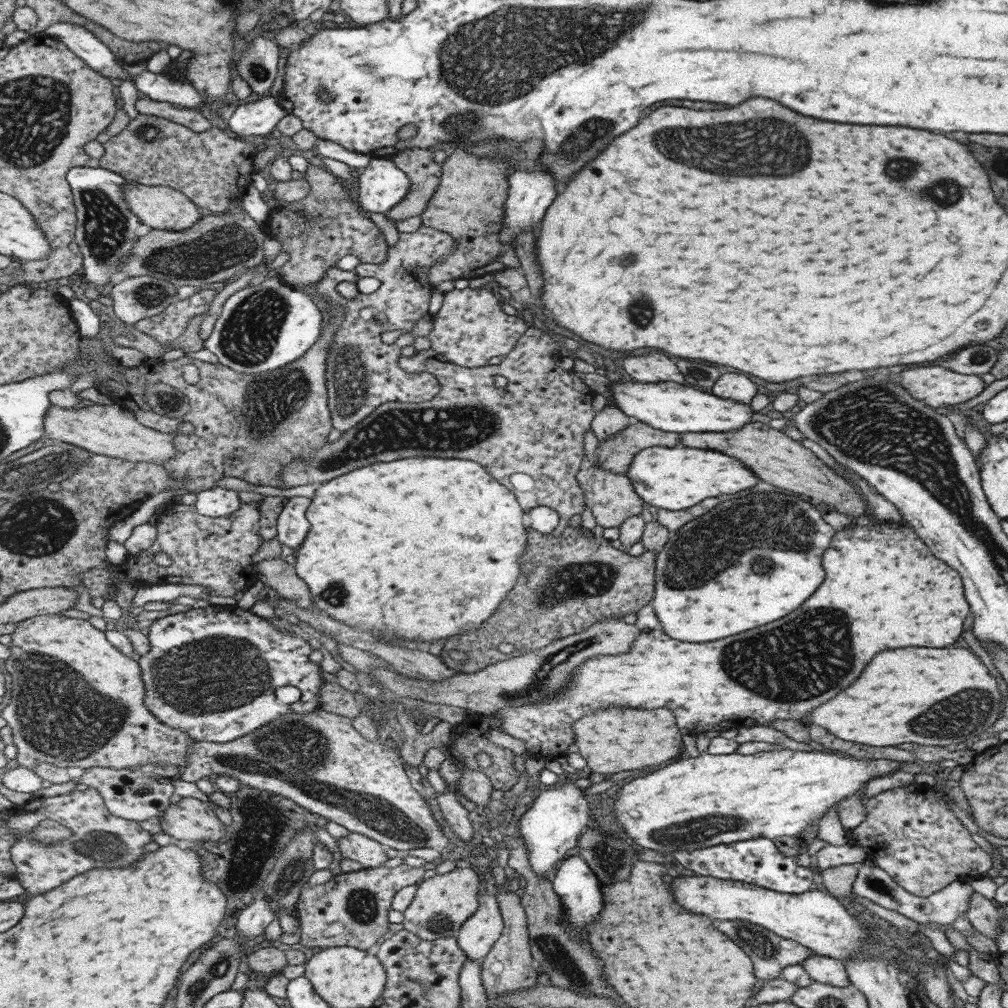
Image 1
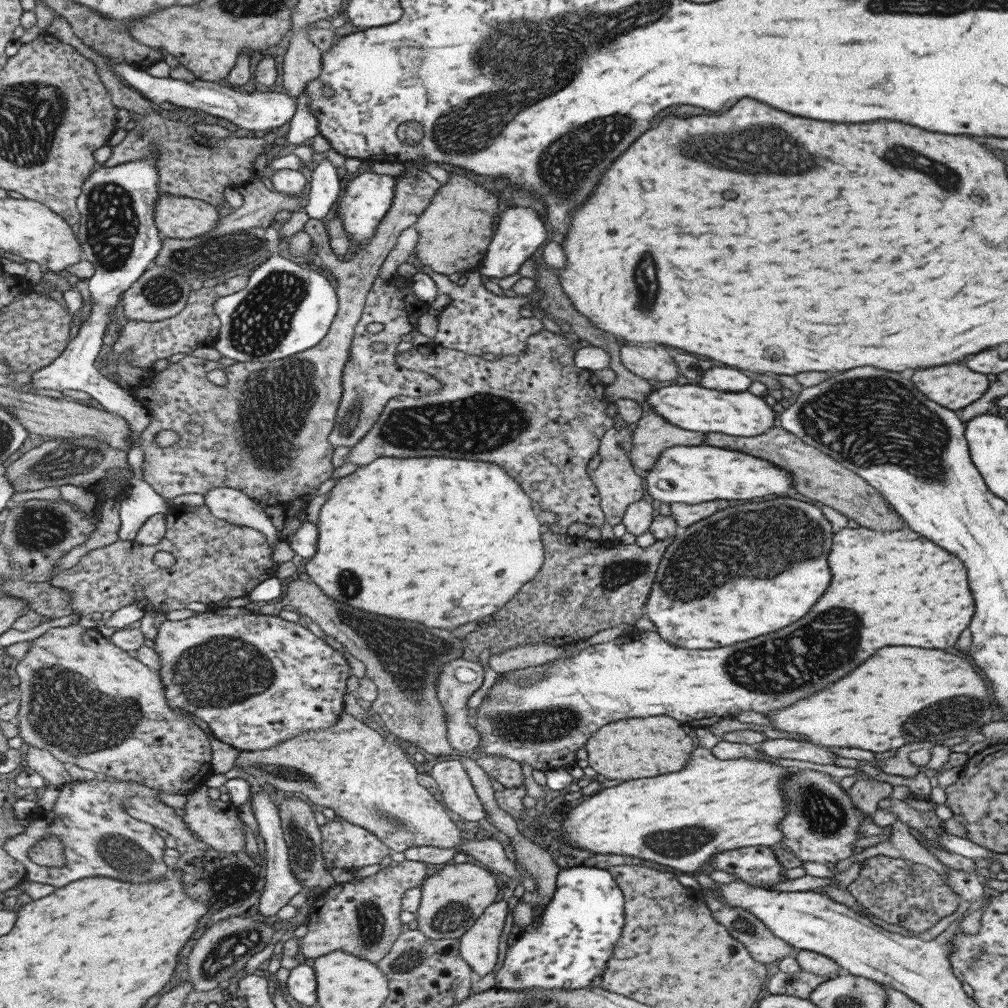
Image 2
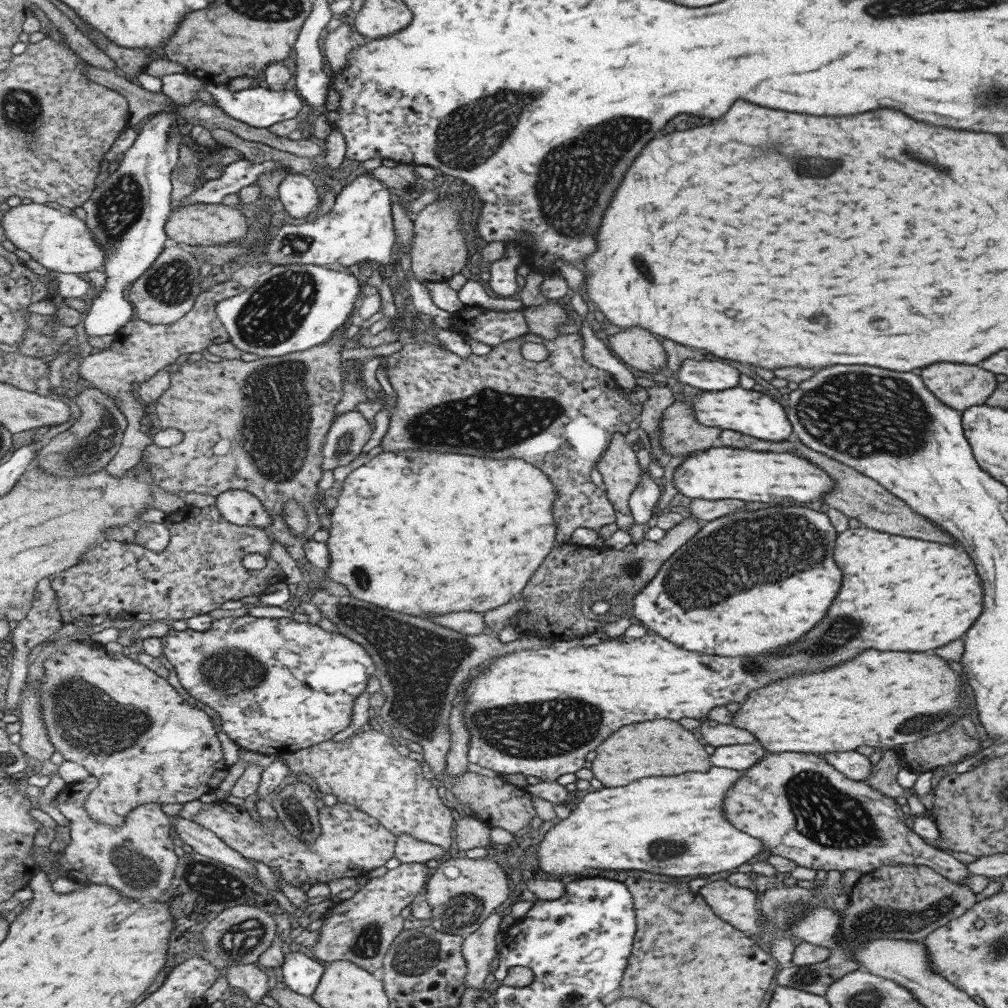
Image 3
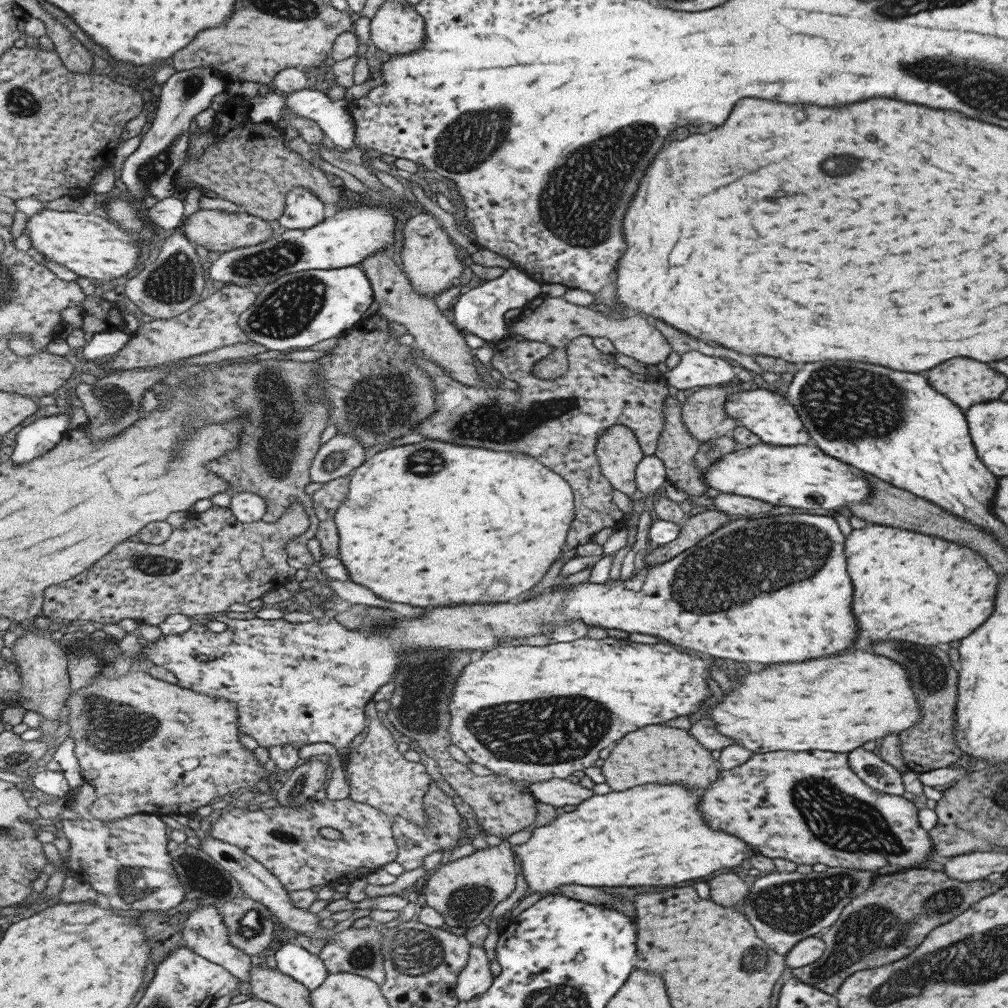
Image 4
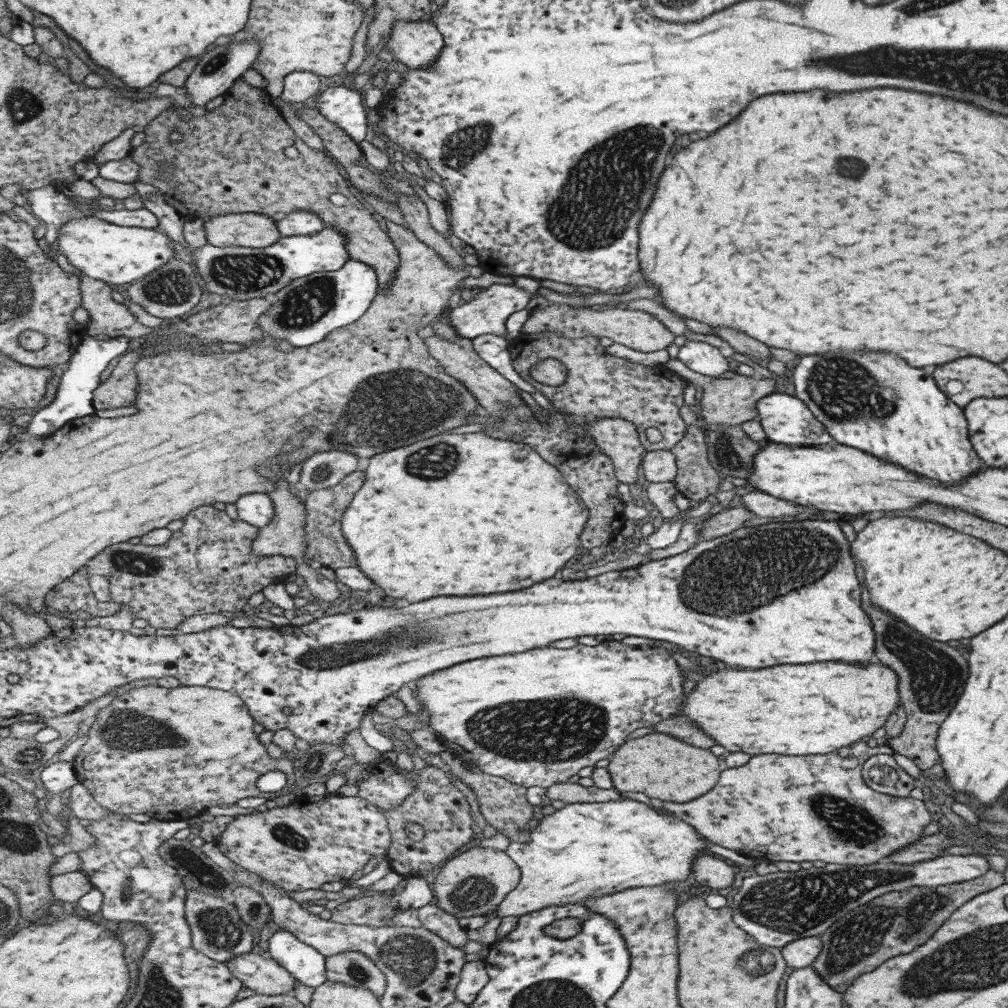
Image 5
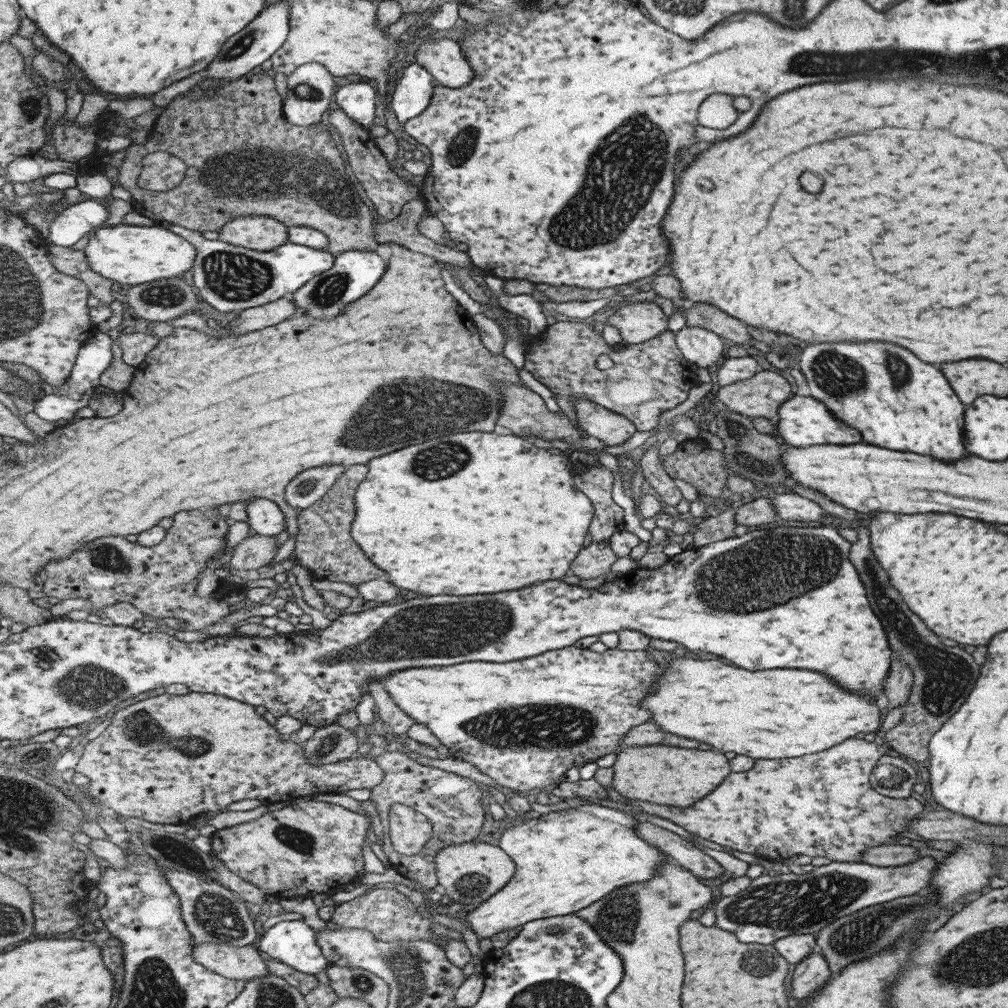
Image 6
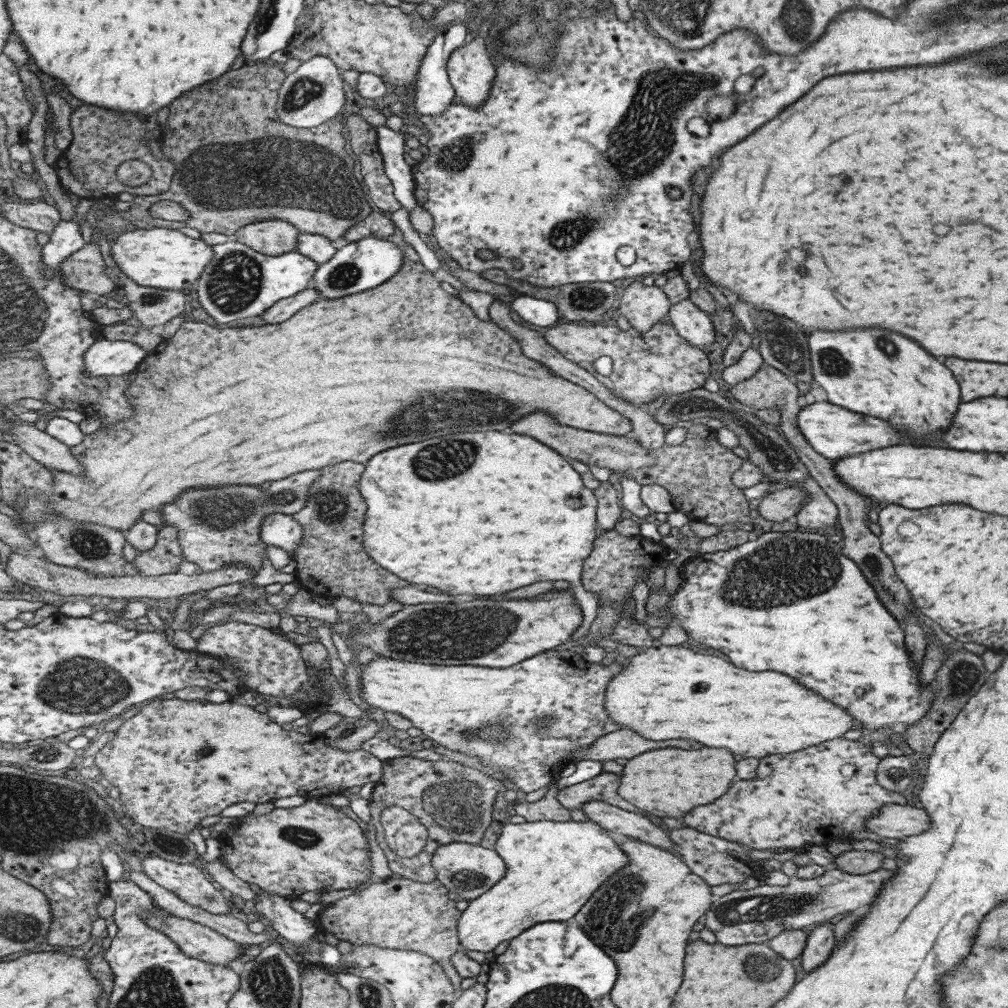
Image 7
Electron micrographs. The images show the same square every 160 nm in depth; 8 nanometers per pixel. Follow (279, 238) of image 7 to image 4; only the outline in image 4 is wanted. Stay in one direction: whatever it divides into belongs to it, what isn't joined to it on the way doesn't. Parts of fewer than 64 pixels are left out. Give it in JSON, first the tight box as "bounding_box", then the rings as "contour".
{"bounding_box":[182,209,273,254],"contour":[[[199,209],[186,218],[182,229],[185,236],[193,241],[193,244],[201,245],[208,251],[217,251],[217,254],[227,253],[237,248],[255,246],[268,241],[273,236],[273,226],[269,224],[269,220],[244,211],[234,213],[217,209]]]}

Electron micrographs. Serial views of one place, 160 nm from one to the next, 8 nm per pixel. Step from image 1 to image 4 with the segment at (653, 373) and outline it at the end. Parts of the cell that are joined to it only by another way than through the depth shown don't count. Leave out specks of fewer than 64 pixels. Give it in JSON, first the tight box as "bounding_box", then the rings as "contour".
{"bounding_box":[509,294,671,380],"contour":[[[544,294],[537,295],[532,301],[521,307],[521,314],[517,322],[509,325],[510,334],[522,336],[524,339],[547,343],[553,346],[545,358],[534,363],[531,374],[541,380],[555,380],[560,378],[567,371],[567,358],[565,345],[577,336],[603,336],[615,348],[615,352],[625,354],[634,358],[643,365],[664,362],[671,352],[669,344],[662,337],[662,334],[653,326],[649,325],[643,318],[633,314],[631,317],[613,318],[607,314],[605,308],[590,310],[587,306],[569,304],[561,297],[548,297]]]}

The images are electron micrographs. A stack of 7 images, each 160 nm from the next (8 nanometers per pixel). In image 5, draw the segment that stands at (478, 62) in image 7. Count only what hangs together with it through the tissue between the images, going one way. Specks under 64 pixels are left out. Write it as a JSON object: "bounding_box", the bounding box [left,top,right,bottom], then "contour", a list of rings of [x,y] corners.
{"bounding_box":[388,21,443,69],"contour":[[[395,21],[388,48],[393,57],[411,69],[424,69],[443,48],[443,39],[428,21]]]}

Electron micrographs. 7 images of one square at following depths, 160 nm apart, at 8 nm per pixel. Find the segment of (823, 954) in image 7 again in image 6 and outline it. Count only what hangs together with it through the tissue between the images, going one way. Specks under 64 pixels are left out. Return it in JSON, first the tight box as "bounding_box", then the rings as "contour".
{"bounding_box":[789,948,830,1003],"contour":[[[815,948],[800,960],[791,972],[789,996],[798,1003],[810,998],[830,979],[830,972],[824,955]]]}

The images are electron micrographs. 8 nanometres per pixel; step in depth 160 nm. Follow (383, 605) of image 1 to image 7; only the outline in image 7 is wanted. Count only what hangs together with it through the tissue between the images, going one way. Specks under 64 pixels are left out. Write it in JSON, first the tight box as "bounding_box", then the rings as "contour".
{"bounding_box":[360,432,600,639],"contour":[[[465,432],[465,434],[446,434],[439,438],[429,438],[425,442],[417,444],[405,444],[393,450],[384,450],[368,460],[367,467],[360,482],[360,491],[367,504],[369,504],[369,516],[365,516],[364,549],[383,568],[391,570],[393,574],[401,576],[405,582],[411,584],[423,584],[437,588],[441,592],[449,594],[473,594],[473,596],[491,596],[491,594],[503,594],[521,586],[529,586],[539,580],[565,580],[571,584],[573,597],[577,600],[581,609],[581,624],[571,634],[570,639],[580,638],[589,628],[596,616],[596,607],[600,604],[599,595],[589,592],[580,584],[582,560],[589,554],[594,541],[596,520],[596,498],[591,490],[587,490],[581,484],[579,473],[569,465],[567,458],[561,458],[551,448],[543,446],[533,437],[518,434],[501,434],[501,432]]]}

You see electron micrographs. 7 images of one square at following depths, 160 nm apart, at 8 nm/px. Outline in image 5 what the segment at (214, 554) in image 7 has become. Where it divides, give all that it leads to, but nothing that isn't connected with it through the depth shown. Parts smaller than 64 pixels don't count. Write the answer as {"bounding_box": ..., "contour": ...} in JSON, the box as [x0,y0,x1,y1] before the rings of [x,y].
{"bounding_box":[299,449,359,492],"contour":[[[333,449],[318,452],[304,462],[299,481],[309,492],[334,487],[355,472],[357,464],[359,457],[349,451]]]}

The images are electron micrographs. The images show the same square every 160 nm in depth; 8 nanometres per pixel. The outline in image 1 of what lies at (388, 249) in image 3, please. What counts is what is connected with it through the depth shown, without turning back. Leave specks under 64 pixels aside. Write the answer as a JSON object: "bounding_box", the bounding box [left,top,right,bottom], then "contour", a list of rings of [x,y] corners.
{"bounding_box":[359,156,409,214],"contour":[[[373,156],[359,175],[360,208],[386,214],[406,199],[409,188],[406,172],[393,158]]]}

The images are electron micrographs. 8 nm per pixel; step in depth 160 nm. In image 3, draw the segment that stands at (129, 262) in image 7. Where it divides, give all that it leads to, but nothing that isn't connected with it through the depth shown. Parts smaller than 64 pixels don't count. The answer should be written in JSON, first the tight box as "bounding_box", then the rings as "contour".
{"bounding_box":[2,202,107,276],"contour":[[[32,202],[7,209],[2,218],[2,228],[6,238],[17,249],[28,253],[49,271],[83,276],[87,272],[105,270],[107,253],[93,238],[86,221],[75,215]]]}

